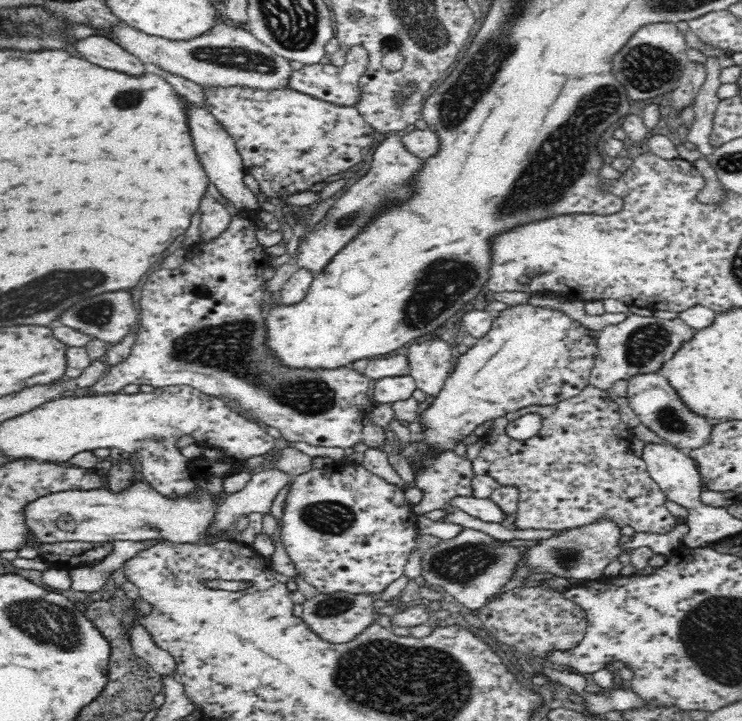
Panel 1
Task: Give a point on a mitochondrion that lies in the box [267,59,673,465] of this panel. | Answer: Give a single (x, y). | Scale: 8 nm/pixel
(559, 163)

